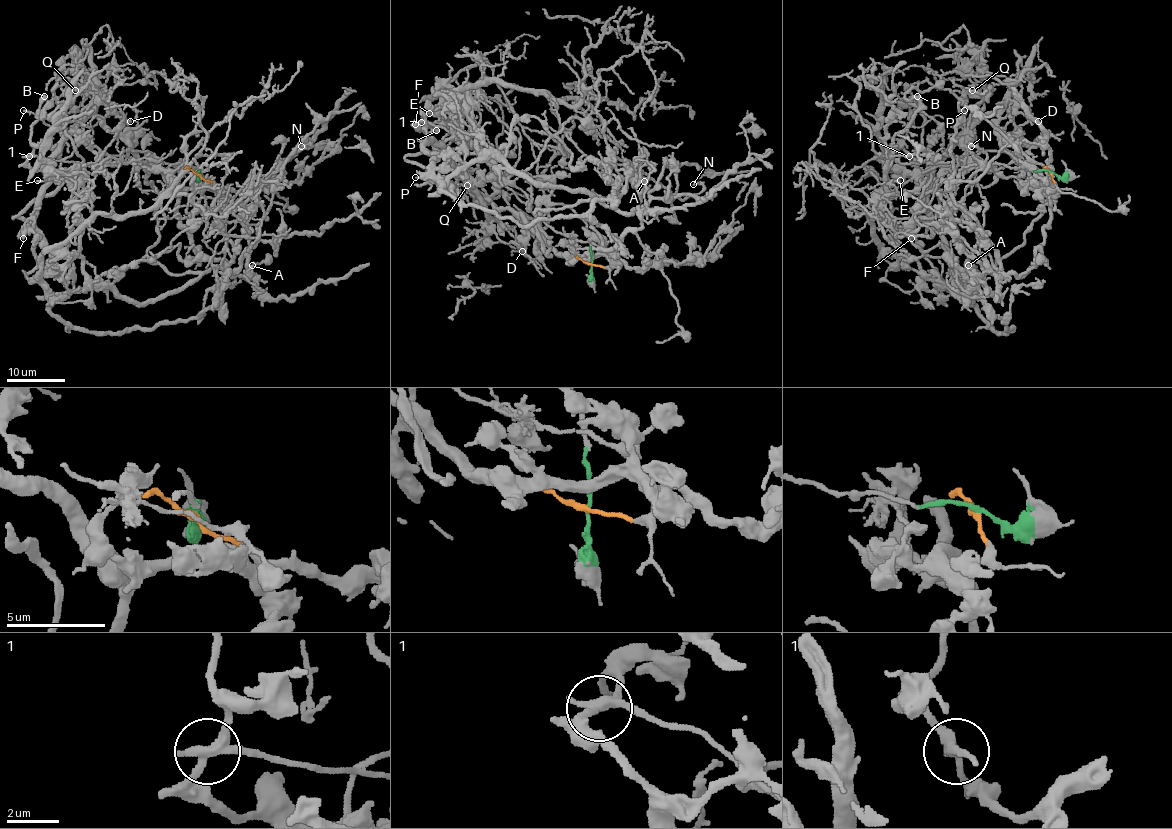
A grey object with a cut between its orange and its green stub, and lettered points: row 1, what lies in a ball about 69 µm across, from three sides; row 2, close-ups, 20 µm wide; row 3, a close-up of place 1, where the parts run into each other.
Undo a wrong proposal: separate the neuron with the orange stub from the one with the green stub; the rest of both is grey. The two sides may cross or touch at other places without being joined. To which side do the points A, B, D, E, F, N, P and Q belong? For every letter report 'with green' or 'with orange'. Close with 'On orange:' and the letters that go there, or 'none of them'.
A: with orange
B: with orange
D: with orange
E: with orange
F: with orange
N: with orange
P: with orange
Q: with orange
On orange: A, B, D, E, F, N, P, Q

